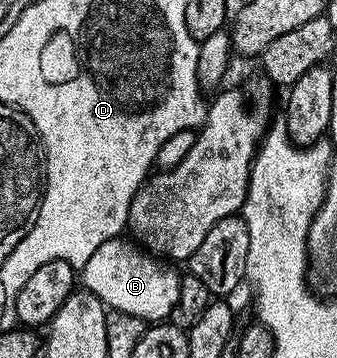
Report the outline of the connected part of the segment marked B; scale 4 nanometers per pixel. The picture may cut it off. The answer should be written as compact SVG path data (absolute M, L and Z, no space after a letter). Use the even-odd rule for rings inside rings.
M125 237L109 238L80 268L80 282L85 289L102 301L102 305L110 310L119 310L128 316L141 318L143 323L153 324L169 319L174 313L178 297L180 296L180 284L182 278L173 270L173 265L159 260L155 255L147 252L141 245L133 241L125 242Z

